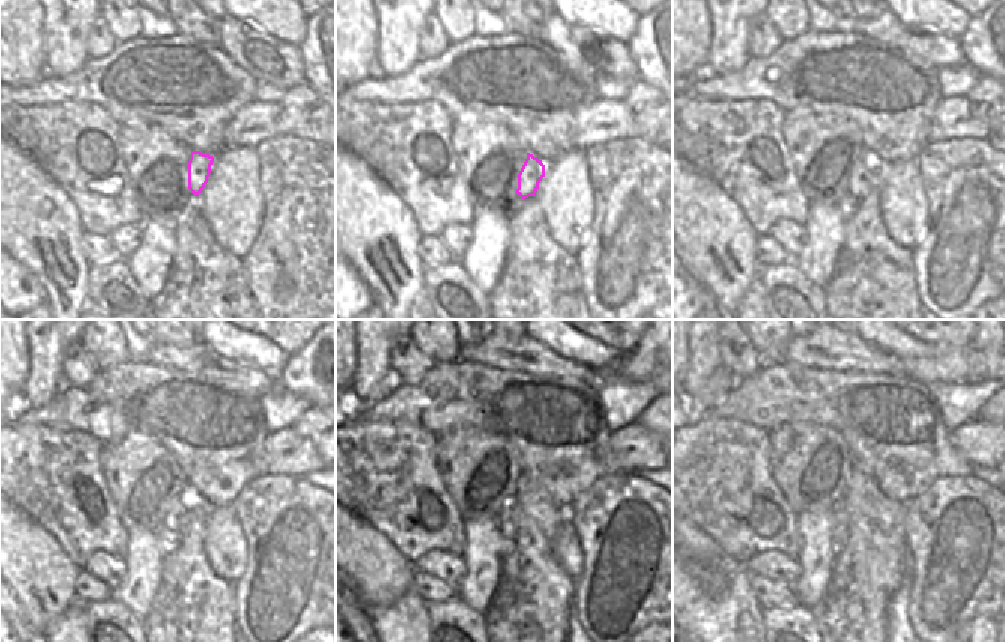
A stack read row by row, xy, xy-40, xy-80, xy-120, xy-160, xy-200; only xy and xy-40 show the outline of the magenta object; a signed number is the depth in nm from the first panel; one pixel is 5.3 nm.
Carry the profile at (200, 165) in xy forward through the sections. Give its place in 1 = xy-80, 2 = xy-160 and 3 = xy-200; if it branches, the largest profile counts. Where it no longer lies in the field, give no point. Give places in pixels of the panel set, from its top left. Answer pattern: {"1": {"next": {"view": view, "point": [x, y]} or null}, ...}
{"1": {"next": {"view": "xy-80", "point": [864, 177]}}, "2": {"next": {"view": "xy-160", "point": [507, 519]}}, "3": {"next": {"view": "xy-200", "point": [840, 524]}}}

